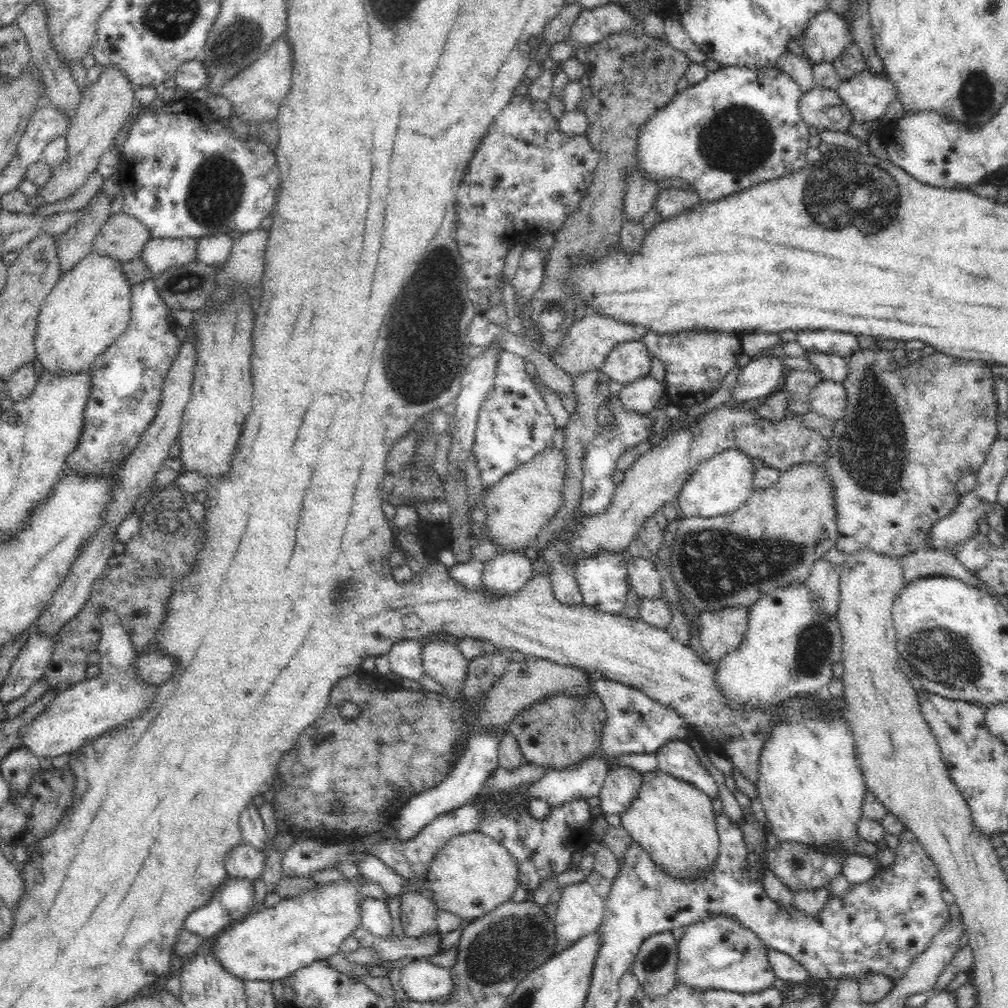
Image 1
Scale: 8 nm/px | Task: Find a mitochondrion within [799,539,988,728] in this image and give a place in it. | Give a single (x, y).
(941, 652)

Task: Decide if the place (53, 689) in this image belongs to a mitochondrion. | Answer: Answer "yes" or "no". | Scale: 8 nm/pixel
no

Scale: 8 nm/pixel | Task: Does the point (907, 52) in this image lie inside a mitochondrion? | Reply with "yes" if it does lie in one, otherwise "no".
no

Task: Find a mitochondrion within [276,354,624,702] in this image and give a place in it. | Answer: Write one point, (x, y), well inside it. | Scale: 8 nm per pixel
(345, 593)

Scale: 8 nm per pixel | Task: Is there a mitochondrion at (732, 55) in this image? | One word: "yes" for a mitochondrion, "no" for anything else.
no

